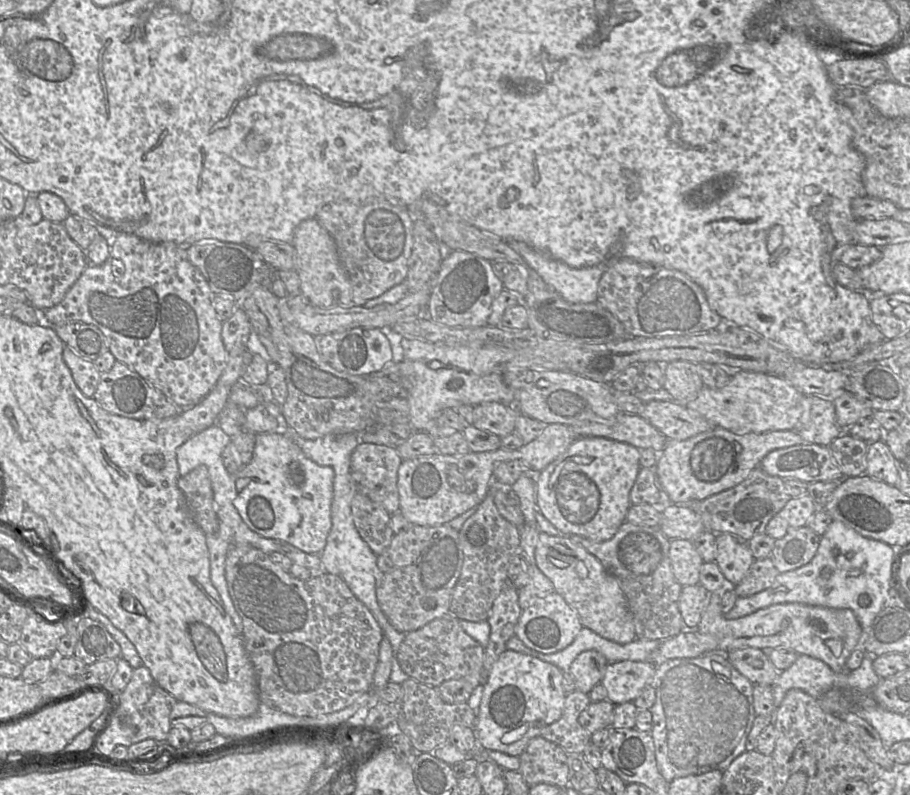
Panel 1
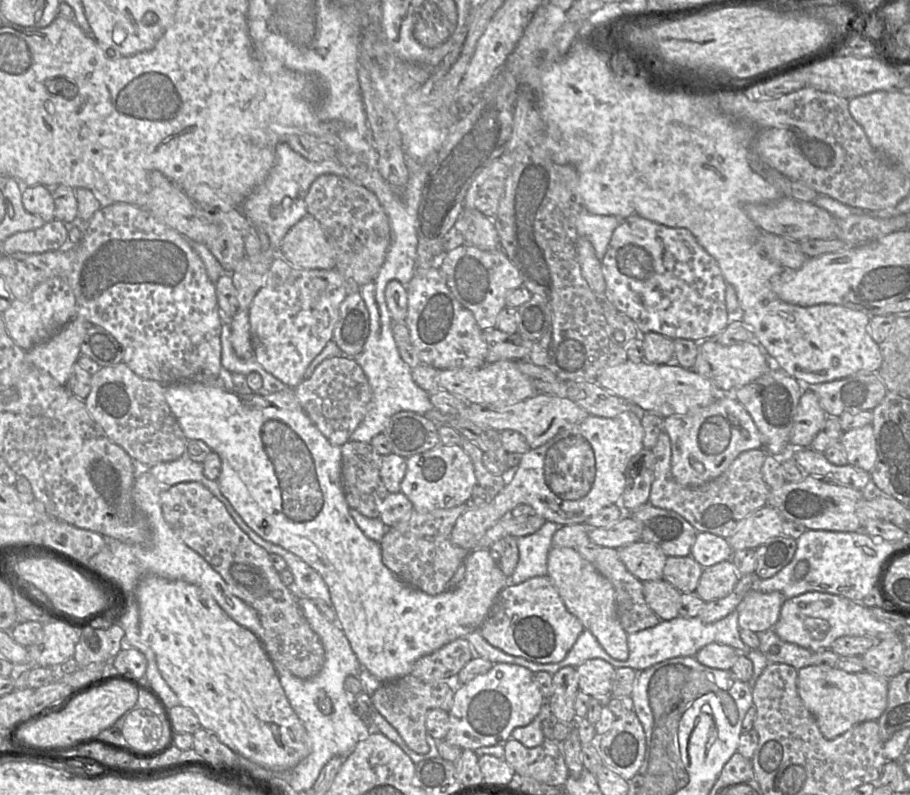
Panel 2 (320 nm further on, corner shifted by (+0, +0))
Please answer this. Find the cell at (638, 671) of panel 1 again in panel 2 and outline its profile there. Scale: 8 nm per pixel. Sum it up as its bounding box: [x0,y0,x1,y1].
[577,659,616,699]

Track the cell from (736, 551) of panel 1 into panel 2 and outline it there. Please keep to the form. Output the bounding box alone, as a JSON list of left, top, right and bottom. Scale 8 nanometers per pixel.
[690,532,733,568]

